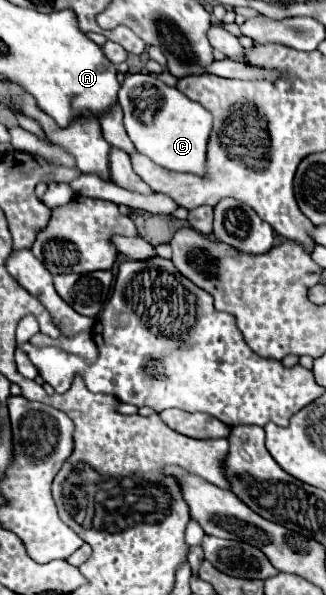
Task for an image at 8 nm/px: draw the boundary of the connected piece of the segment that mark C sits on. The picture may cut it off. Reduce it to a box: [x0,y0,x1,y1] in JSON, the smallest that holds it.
[118,73,212,177]

